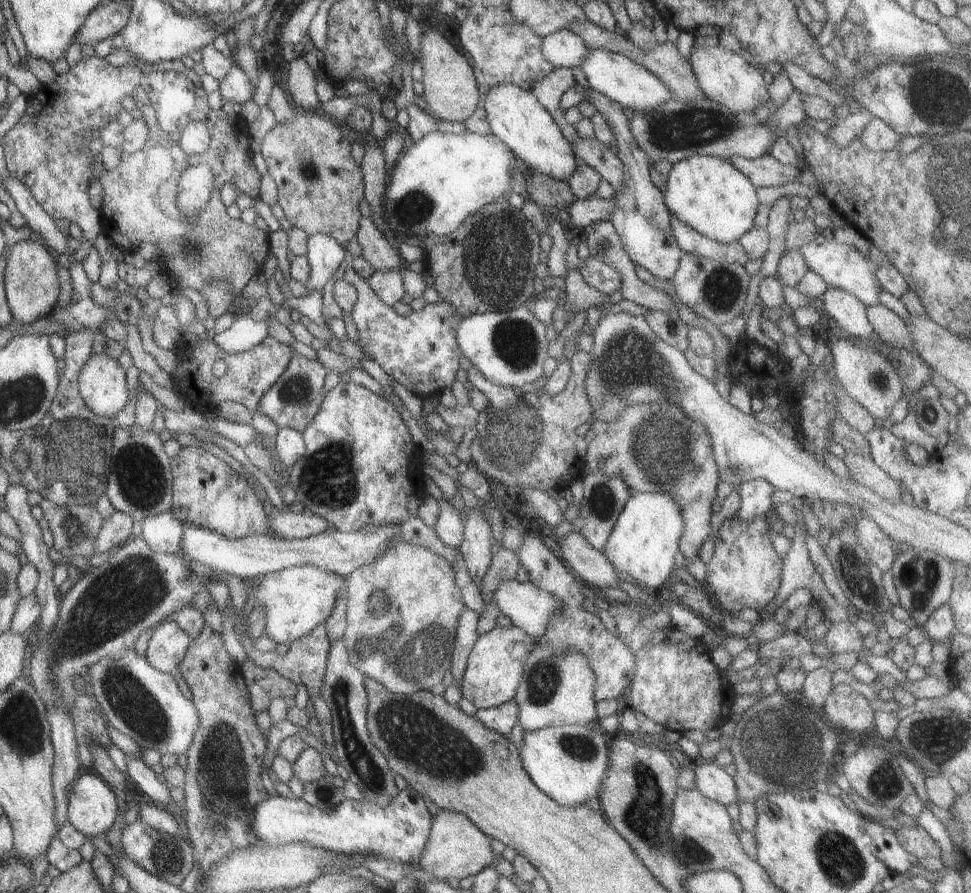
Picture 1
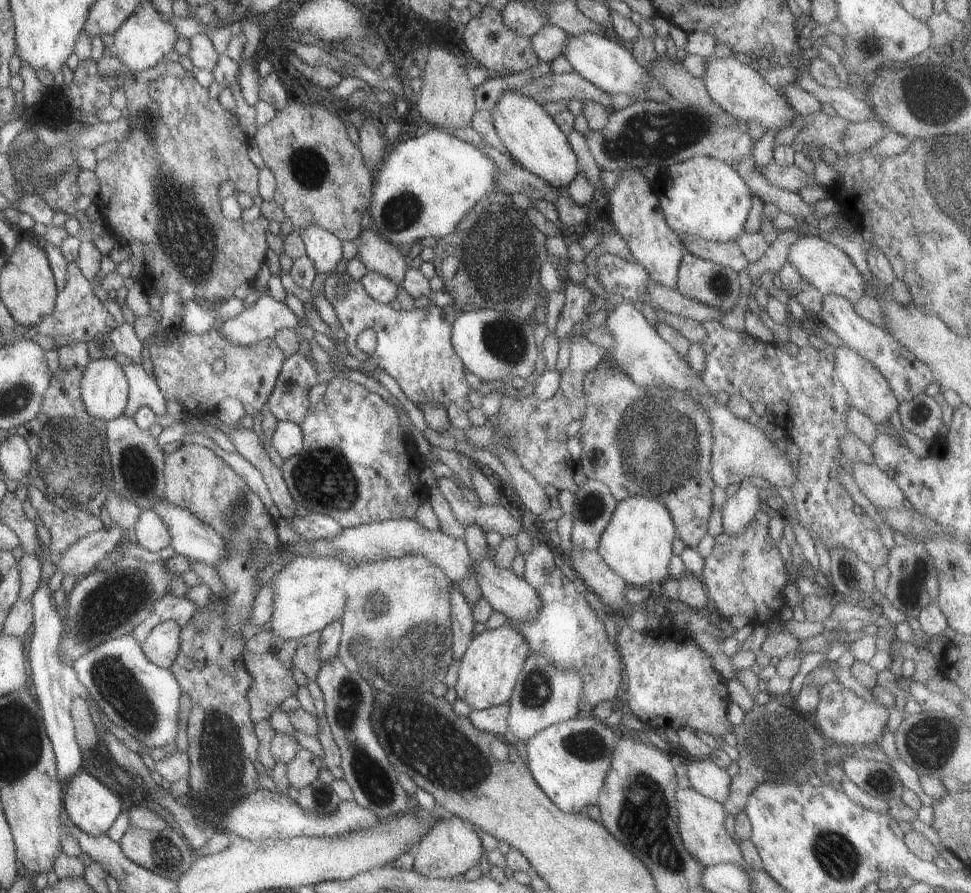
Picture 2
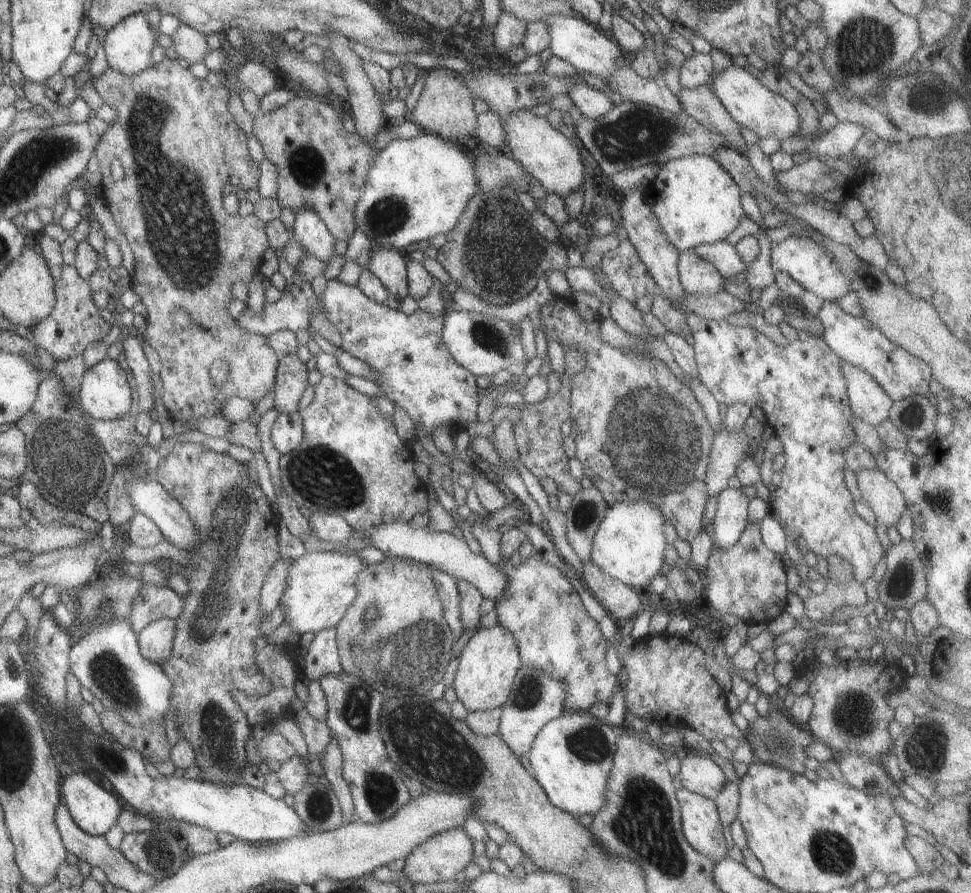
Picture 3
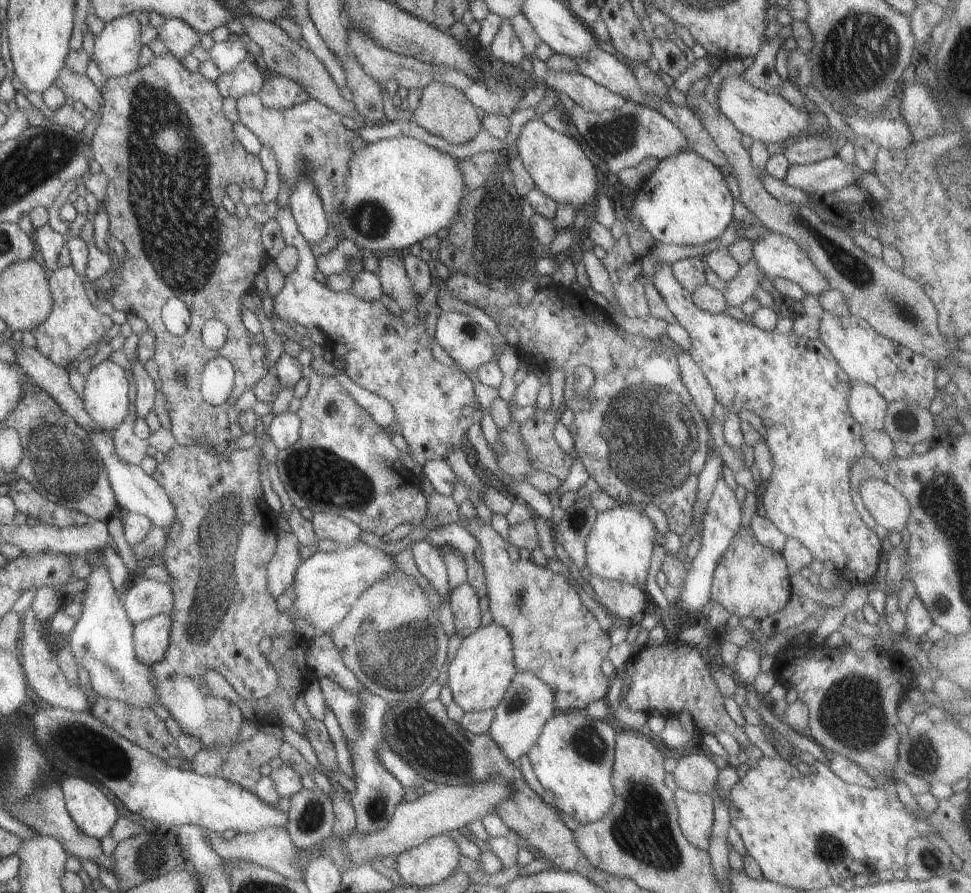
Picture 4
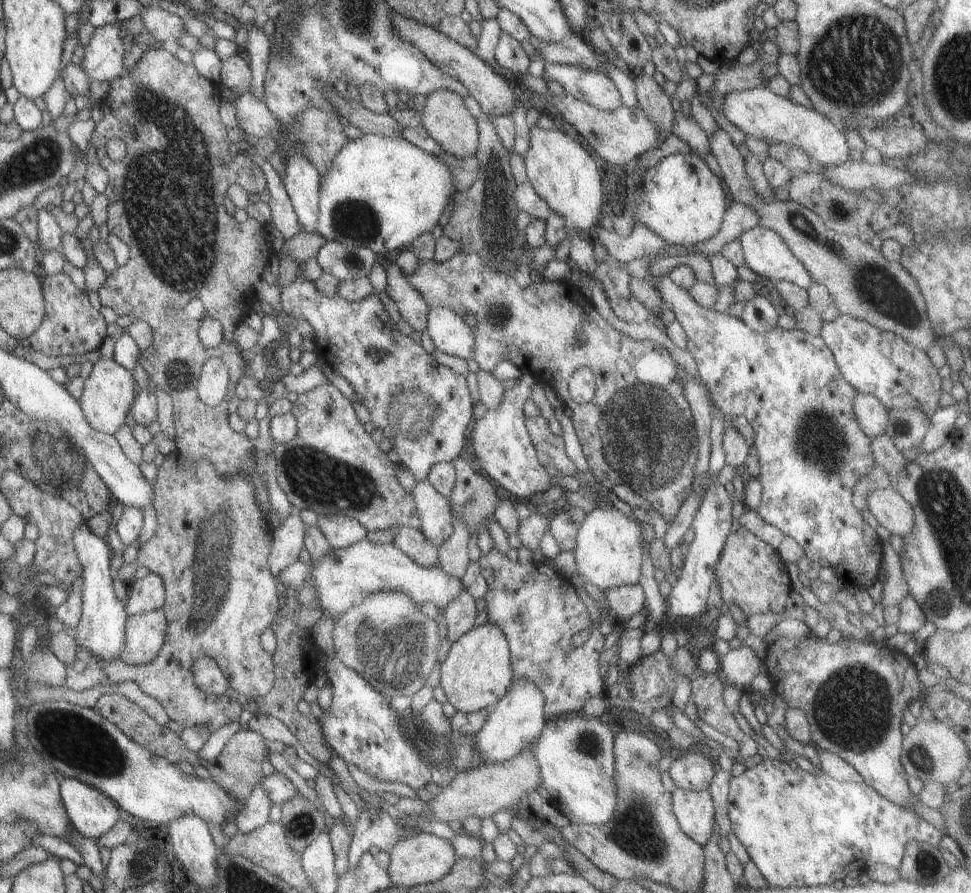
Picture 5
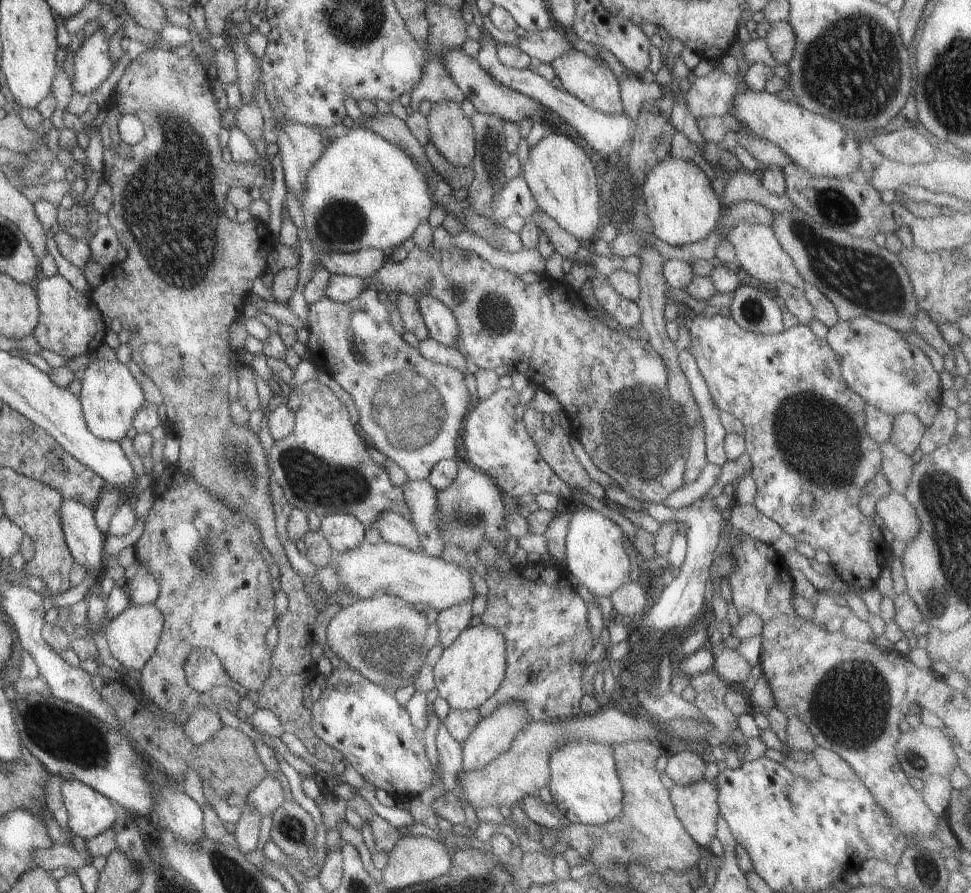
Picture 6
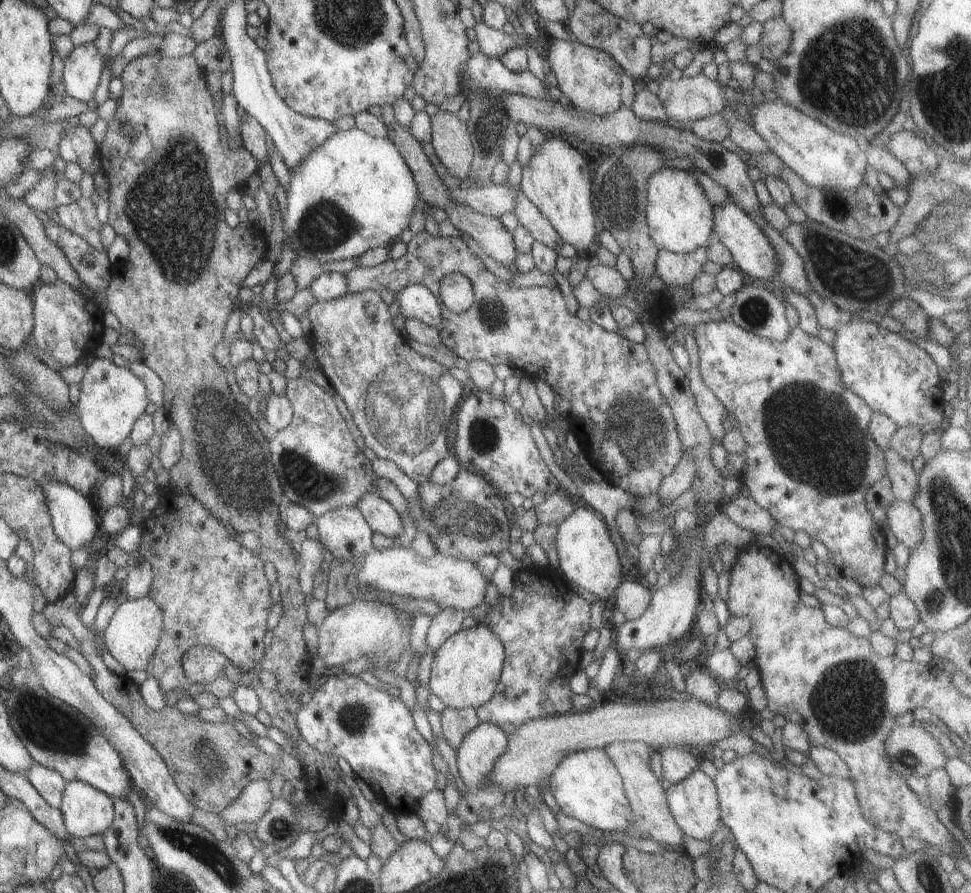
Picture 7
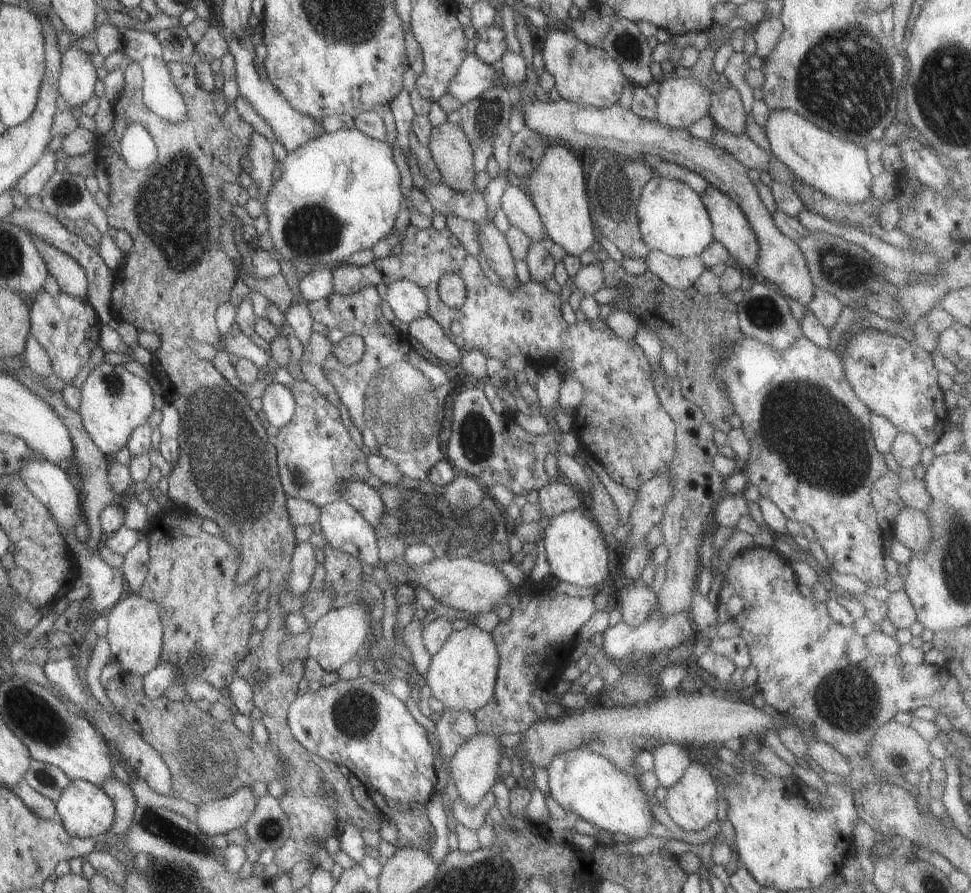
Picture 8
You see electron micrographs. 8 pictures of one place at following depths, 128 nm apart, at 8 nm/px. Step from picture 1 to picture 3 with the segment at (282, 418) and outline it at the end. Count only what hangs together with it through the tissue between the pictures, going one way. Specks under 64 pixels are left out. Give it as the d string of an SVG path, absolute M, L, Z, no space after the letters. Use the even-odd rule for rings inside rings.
M294 354L283 356L276 362L273 390L273 407L277 413L297 411L297 402L307 383L307 368Z

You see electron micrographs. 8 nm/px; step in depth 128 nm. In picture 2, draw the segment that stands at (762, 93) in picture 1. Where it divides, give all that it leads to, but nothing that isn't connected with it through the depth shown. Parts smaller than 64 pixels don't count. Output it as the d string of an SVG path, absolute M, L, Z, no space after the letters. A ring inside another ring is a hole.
M732 55L727 58L708 57L705 59L705 72L703 83L711 101L719 108L730 114L737 121L749 121L758 123L764 130L777 130L789 126L795 115L788 106L784 97L779 94L777 88L765 84L765 80L759 76L756 69L749 68L747 64L741 64Z

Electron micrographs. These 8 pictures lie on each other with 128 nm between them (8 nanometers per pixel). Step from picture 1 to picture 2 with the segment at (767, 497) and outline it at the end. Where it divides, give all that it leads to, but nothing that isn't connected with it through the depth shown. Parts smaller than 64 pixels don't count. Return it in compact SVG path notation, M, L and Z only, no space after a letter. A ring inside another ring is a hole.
M743 480L731 496L726 496L719 512L722 532L727 536L737 536L753 520L761 502L759 489L749 481Z

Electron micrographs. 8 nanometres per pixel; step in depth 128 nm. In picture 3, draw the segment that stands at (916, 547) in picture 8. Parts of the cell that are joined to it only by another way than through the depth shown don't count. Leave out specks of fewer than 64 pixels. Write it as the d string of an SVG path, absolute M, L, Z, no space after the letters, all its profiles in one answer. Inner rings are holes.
M859 470L855 473L861 502L871 509L876 522L896 525L906 509L905 500L897 486L877 470Z

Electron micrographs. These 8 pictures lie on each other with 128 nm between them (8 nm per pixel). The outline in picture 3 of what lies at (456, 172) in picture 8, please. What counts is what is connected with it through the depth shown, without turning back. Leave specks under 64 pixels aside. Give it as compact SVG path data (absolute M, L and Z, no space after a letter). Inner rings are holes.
M443 67L429 69L425 75L425 84L415 102L415 107L407 118L421 131L454 143L465 143L472 139L475 132L476 114L473 100L465 84L453 71Z

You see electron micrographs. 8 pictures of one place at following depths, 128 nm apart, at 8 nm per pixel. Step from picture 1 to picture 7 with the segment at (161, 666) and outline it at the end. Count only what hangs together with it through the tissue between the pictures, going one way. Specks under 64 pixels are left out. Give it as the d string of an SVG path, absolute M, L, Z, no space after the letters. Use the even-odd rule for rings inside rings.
M149 597L127 599L110 616L102 632L105 650L125 670L146 670L147 663L157 646L162 631L162 612Z

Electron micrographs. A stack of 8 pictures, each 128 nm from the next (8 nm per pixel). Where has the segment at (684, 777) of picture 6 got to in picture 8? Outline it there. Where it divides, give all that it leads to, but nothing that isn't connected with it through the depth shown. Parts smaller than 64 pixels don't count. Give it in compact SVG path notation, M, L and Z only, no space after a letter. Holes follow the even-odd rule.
M653 743L649 746L653 757L653 774L659 786L665 788L681 778L692 760L686 747L675 743Z

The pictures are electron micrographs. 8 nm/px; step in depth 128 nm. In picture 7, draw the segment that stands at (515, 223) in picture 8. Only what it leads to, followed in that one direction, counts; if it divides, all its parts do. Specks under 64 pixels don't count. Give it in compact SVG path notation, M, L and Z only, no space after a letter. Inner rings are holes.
M521 193L516 196L512 213L518 220L518 224L529 232L535 242L544 244L558 254L559 248L563 246L564 242L547 222L547 219L541 216L535 205L531 204Z

